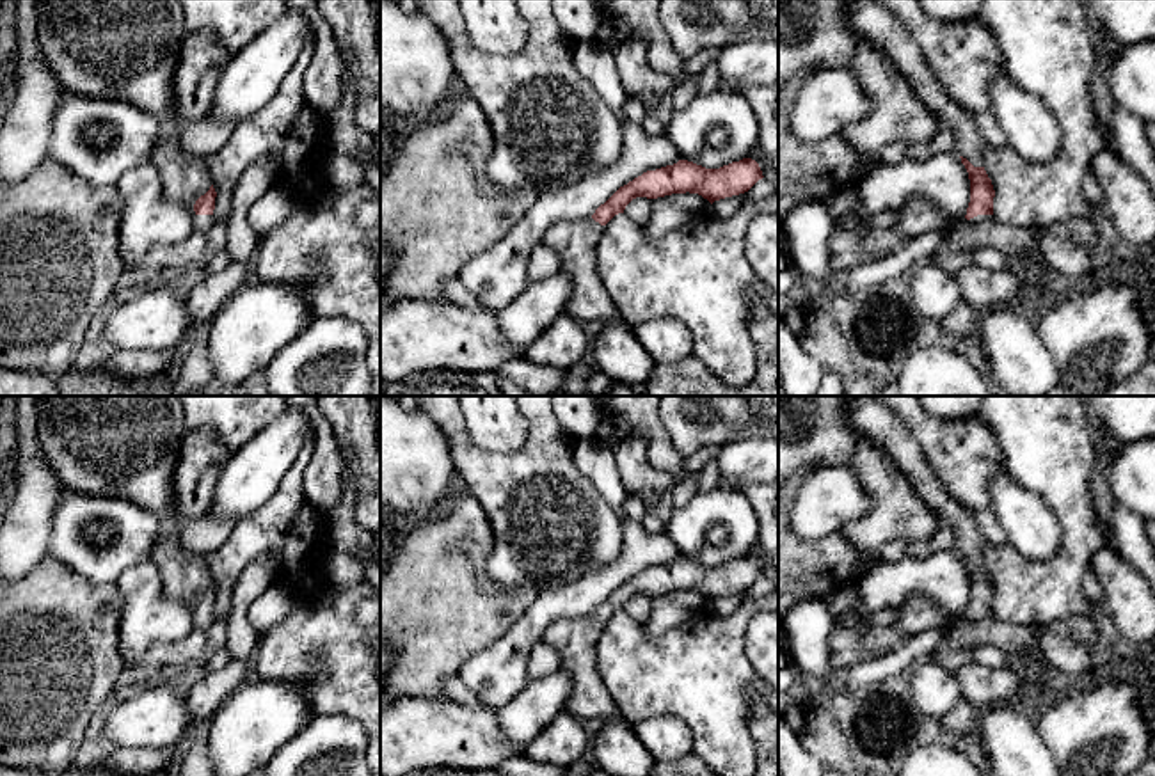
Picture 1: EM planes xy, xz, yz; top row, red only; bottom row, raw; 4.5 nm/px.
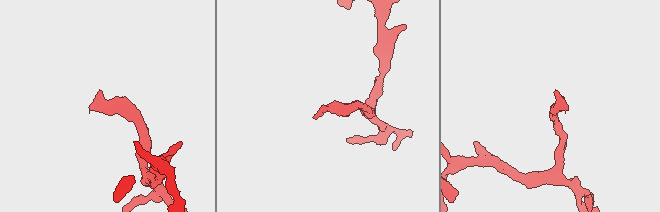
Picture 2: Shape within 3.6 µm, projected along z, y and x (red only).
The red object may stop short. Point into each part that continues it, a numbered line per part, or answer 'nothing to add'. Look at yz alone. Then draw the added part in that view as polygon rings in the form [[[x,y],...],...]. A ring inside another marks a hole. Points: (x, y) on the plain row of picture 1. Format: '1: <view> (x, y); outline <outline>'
1: yz (873, 419); outline [[[856,396],[849,403],[849,416],[855,433],[887,453],[936,517],[952,526],[954,549],[974,565],[984,565],[988,542],[974,513],[944,488],[906,423],[874,396]]]

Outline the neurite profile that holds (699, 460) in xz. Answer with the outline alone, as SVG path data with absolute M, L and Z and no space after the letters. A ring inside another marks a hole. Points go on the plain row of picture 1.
M709 444L709 446L704 446L693 456L686 458L686 462L684 462L686 474L702 471L711 460L716 458L716 455L720 453L720 449L721 449L721 446Z

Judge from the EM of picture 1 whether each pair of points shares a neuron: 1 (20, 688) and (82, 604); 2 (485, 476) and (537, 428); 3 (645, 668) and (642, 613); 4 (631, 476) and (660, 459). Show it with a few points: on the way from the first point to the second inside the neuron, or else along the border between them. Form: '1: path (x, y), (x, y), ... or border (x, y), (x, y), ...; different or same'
1: path (25, 666), (61, 625); same
2: path (501, 476), (537, 444); same
3: border (624, 609), (644, 624); different
4: border (631, 430), (642, 434), (647, 459), (674, 480); different

